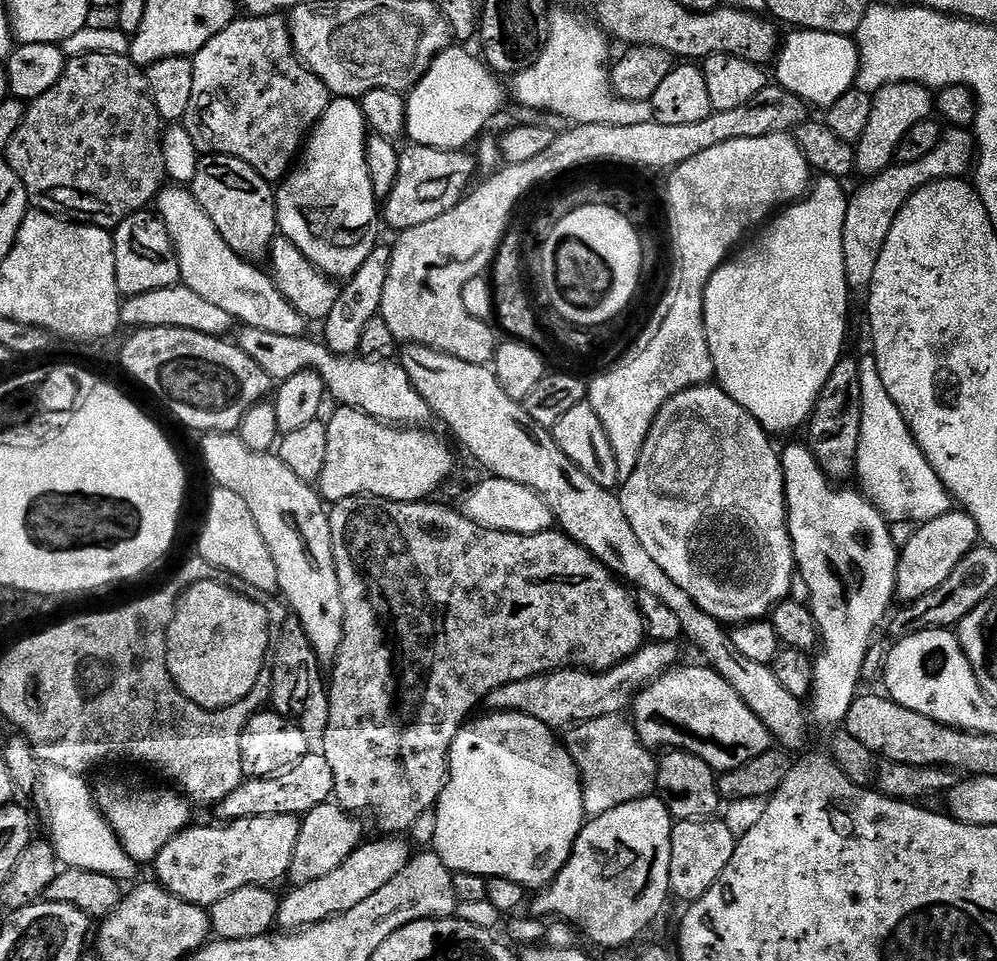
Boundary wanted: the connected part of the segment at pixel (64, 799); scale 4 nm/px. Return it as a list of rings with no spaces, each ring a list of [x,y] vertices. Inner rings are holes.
[[[47,766],[40,773],[38,788],[48,796],[48,820],[52,823],[50,840],[55,845],[61,865],[106,874],[121,882],[135,881],[138,871],[136,861],[126,854],[122,842],[100,811],[93,789],[88,789],[84,780],[81,773],[61,770],[58,766]]]

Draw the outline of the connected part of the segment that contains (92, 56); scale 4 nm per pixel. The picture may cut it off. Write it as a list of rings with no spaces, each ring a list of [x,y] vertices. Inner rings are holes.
[[[83,52],[81,56],[73,56],[68,65],[64,67],[62,78],[42,94],[42,98],[31,101],[27,105],[22,126],[18,126],[18,134],[14,134],[6,153],[8,164],[22,178],[26,186],[31,207],[41,212],[48,212],[52,216],[63,216],[69,220],[81,224],[92,224],[95,228],[107,228],[114,230],[126,218],[130,218],[135,212],[143,212],[160,195],[166,184],[166,158],[162,158],[162,121],[158,114],[158,106],[154,106],[154,98],[150,90],[148,73],[141,65],[136,64],[131,55],[119,56],[109,52]]]

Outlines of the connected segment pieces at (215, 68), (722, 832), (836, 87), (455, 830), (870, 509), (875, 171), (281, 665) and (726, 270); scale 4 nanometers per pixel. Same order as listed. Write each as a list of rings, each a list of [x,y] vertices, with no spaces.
[[[280,14],[271,16],[245,15],[243,18],[237,18],[232,21],[230,26],[226,26],[226,30],[222,30],[222,34],[214,34],[214,38],[210,38],[210,42],[206,42],[206,46],[202,46],[202,50],[198,50],[198,54],[191,57],[191,62],[194,66],[194,94],[190,98],[190,110],[182,121],[182,127],[190,134],[190,138],[194,138],[194,146],[197,150],[201,154],[213,156],[236,156],[251,166],[255,172],[262,174],[262,178],[266,178],[270,182],[283,181],[297,163],[307,141],[308,133],[322,118],[328,103],[334,99],[327,86],[314,73],[309,72],[300,57],[297,56],[296,48],[292,44],[292,30],[289,21]]]
[[[722,818],[707,820],[682,820],[673,823],[672,841],[670,842],[670,886],[671,895],[683,902],[702,898],[714,882],[726,870],[730,858],[734,858],[737,837],[730,834]]]
[[[806,28],[792,30],[789,33],[789,36],[783,37],[774,61],[774,67],[776,67],[775,83],[790,90],[790,94],[802,98],[804,103],[813,109],[827,110],[834,102],[838,102],[838,98],[842,98],[842,94],[846,94],[854,87],[853,78],[858,74],[860,65],[856,62],[848,65],[843,60],[843,50],[832,48],[833,41],[826,38],[822,32]]]
[[[489,711],[487,715],[477,715],[475,718],[469,719],[452,743],[452,749],[448,755],[448,781],[445,782],[442,794],[436,801],[434,809],[438,818],[438,834],[436,835],[434,851],[453,874],[469,872],[479,876],[509,879],[510,882],[520,884],[525,890],[531,890],[531,888],[543,890],[555,880],[562,870],[562,866],[566,866],[574,842],[586,823],[580,772],[576,768],[576,763],[572,761],[572,755],[558,739],[557,733],[542,722],[538,722],[538,718],[530,718],[526,714],[518,714],[517,712]]]
[[[803,443],[792,444],[788,449],[780,452],[780,465],[784,471],[784,497],[786,498],[786,506],[788,507],[788,533],[792,539],[792,556],[796,559],[796,571],[799,579],[804,579],[804,584],[808,587],[808,592],[812,595],[810,599],[810,607],[812,609],[812,617],[816,623],[816,631],[818,633],[818,644],[820,657],[817,655],[814,660],[814,682],[812,683],[812,695],[810,697],[810,720],[813,725],[821,724],[822,727],[828,728],[831,724],[836,726],[843,725],[846,714],[850,710],[850,706],[856,700],[858,689],[861,687],[862,664],[867,656],[867,650],[874,643],[872,635],[876,632],[876,627],[885,620],[889,615],[888,607],[891,606],[892,600],[897,599],[896,594],[896,571],[898,570],[898,544],[892,541],[893,529],[890,527],[884,515],[869,502],[867,496],[863,492],[850,486],[837,486],[828,476],[819,468],[818,462],[815,460],[814,454],[808,446]]]
[[[887,84],[882,90],[878,90],[874,93],[872,97],[872,109],[870,110],[870,126],[866,126],[866,131],[863,132],[862,138],[860,141],[854,146],[856,150],[856,172],[864,178],[871,178],[873,176],[877,176],[878,174],[882,174],[886,171],[886,169],[892,167],[895,159],[896,159],[896,151],[898,150],[898,146],[902,142],[902,138],[906,138],[906,134],[910,134],[910,129],[914,126],[918,126],[918,122],[922,122],[923,120],[929,119],[933,115],[934,112],[934,96],[929,89],[925,88],[923,84]]]
[[[289,618],[278,629],[278,635],[274,640],[274,647],[270,652],[270,670],[271,666],[271,707],[280,716],[285,716],[290,722],[294,722],[294,726],[298,726],[298,730],[302,730],[308,737],[323,737],[328,725],[328,719],[330,718],[326,676],[325,673],[324,676],[320,673],[322,665],[316,659],[314,650],[310,646],[310,638],[306,638],[306,630],[302,630],[299,620]]]
[[[830,176],[819,177],[817,181],[807,195],[797,200],[795,204],[789,204],[787,208],[779,214],[773,215],[763,225],[762,231],[759,233],[761,236],[749,246],[748,252],[742,253],[740,257],[737,255],[735,258],[725,260],[723,266],[712,275],[704,291],[704,329],[706,330],[706,342],[710,346],[715,383],[724,389],[727,396],[734,398],[734,402],[738,402],[738,406],[742,406],[742,410],[749,412],[769,434],[792,432],[795,428],[803,429],[808,424],[809,416],[812,415],[820,392],[826,386],[831,372],[845,355],[844,339],[848,336],[850,289],[846,282],[846,262],[842,254],[842,226],[846,226],[846,206],[849,193],[843,192],[841,181]]]

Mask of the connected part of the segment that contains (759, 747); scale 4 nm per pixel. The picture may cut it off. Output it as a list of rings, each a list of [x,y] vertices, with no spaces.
[[[677,666],[669,672],[663,672],[653,684],[643,688],[630,705],[630,720],[638,738],[650,750],[683,750],[702,758],[717,773],[729,772],[754,758],[766,754],[773,747],[774,741],[770,730],[758,718],[742,698],[719,676],[714,669],[707,666],[684,668]]]

